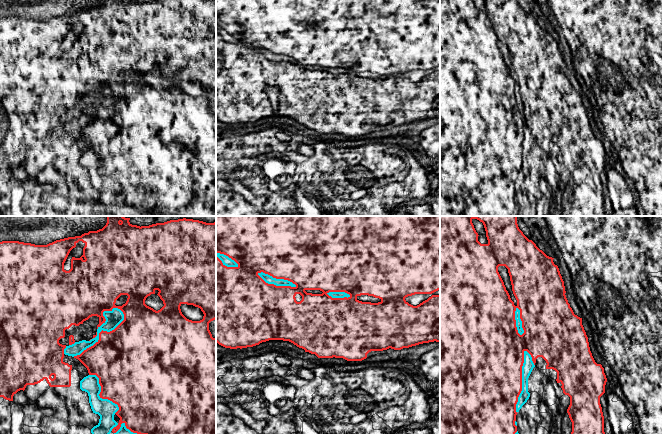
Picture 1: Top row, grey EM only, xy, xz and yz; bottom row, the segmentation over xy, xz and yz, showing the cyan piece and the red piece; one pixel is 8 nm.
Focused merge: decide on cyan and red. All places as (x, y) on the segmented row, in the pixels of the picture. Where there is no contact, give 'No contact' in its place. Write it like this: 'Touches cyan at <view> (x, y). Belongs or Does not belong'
Touches cyan at xy (99, 332). Belongs

